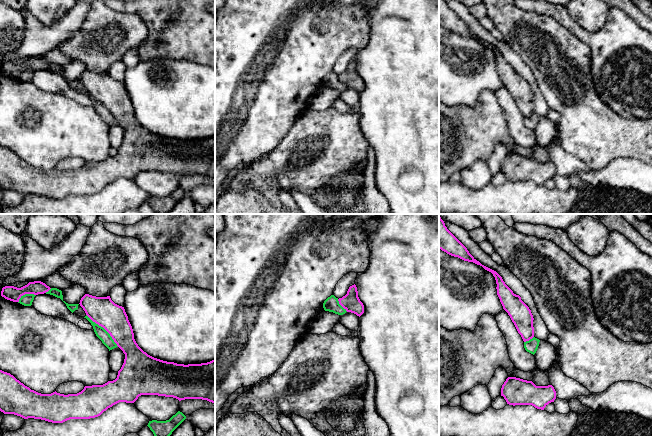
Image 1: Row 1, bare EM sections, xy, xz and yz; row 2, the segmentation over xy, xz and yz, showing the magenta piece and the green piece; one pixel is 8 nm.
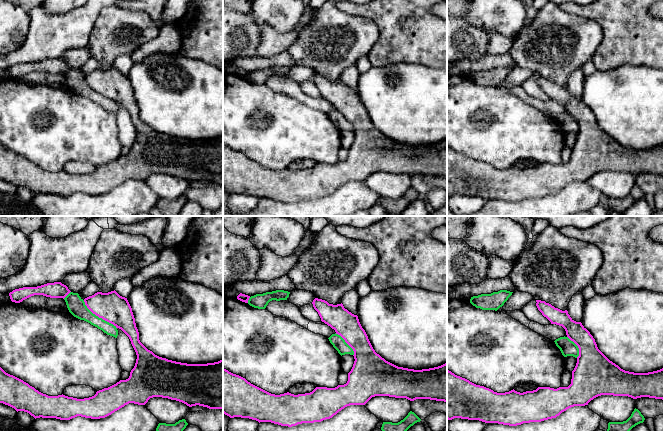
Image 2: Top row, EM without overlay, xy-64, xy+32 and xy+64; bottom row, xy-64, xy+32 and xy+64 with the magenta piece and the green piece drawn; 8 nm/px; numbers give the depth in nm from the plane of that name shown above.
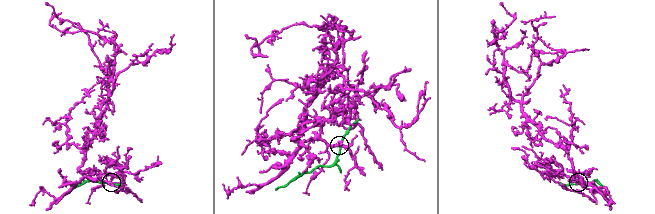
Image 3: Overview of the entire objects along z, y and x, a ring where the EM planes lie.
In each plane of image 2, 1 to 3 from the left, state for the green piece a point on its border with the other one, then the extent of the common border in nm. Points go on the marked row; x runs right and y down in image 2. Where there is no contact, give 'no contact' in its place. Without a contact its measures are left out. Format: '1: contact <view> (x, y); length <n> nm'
1: contact xy-64 (98, 316); length 360 nm
2: contact xy+32 (346, 342); length 240 nm
3: contact xy+64 (578, 347); length 190 nm

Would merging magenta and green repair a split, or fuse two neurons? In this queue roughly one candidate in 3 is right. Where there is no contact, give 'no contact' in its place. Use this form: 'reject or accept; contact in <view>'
reject; contact in xy

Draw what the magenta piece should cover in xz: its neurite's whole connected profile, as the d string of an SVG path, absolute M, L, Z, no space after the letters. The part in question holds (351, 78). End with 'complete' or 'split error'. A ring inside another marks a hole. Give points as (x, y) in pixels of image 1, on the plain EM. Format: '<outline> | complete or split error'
M356 61L349 63L347 70L338 75L339 80L347 87L361 92L364 89L364 81L358 73Z | complete

